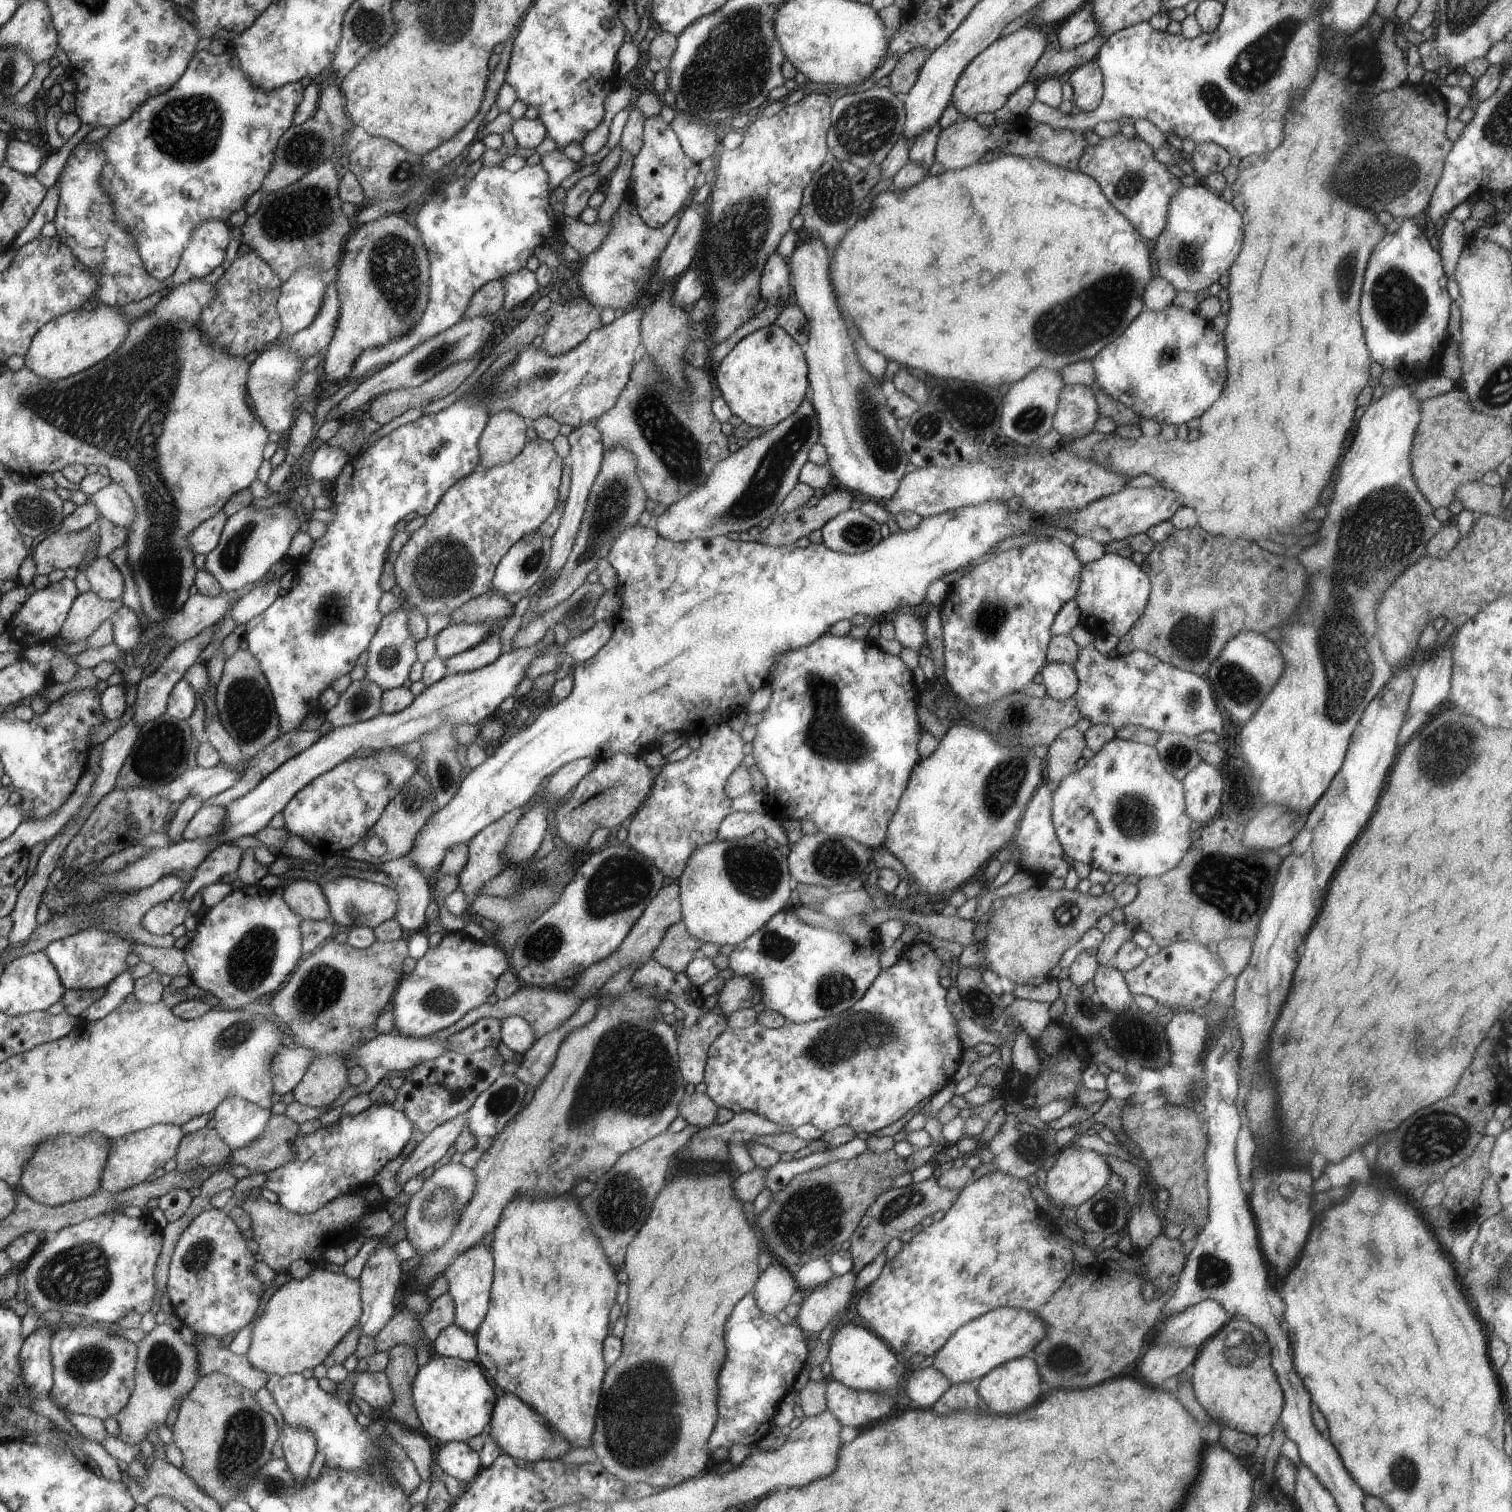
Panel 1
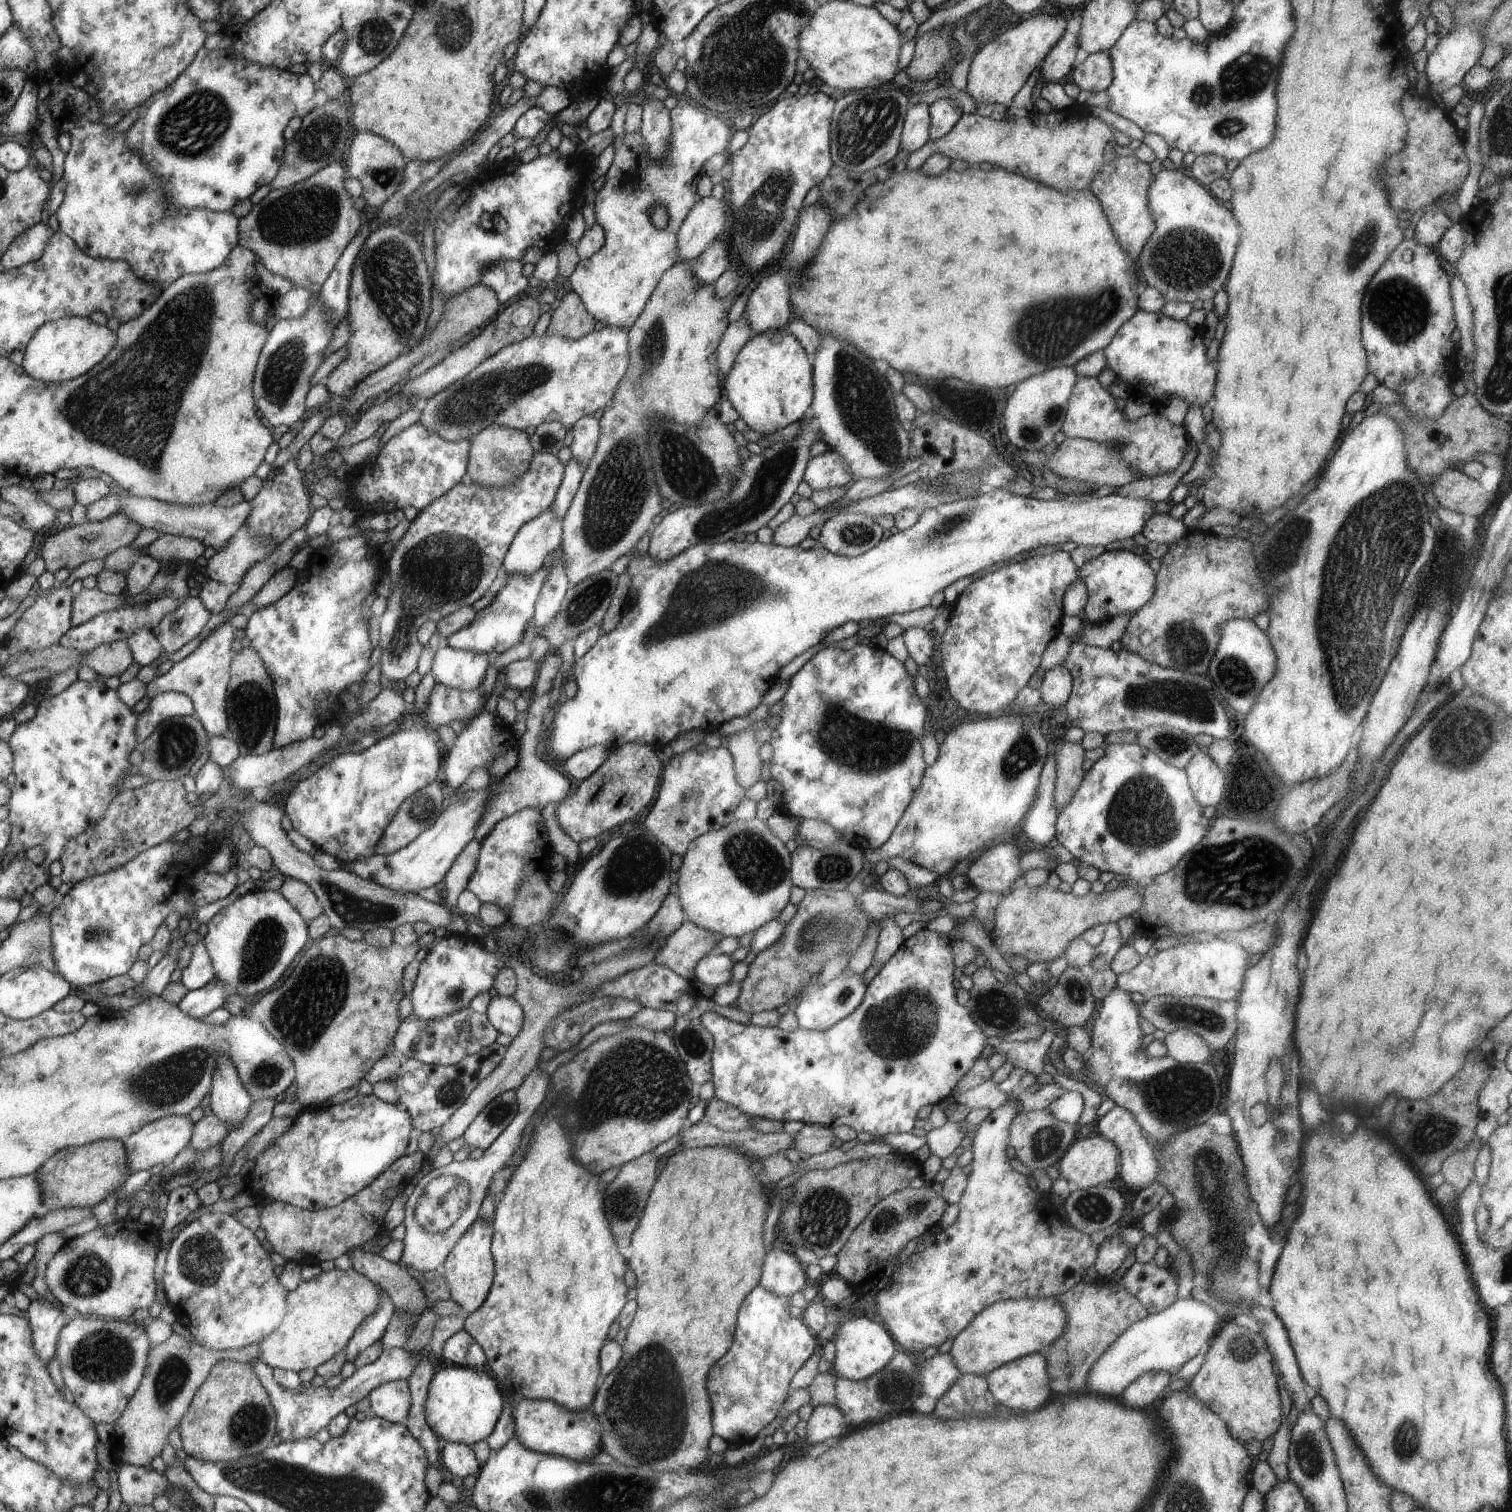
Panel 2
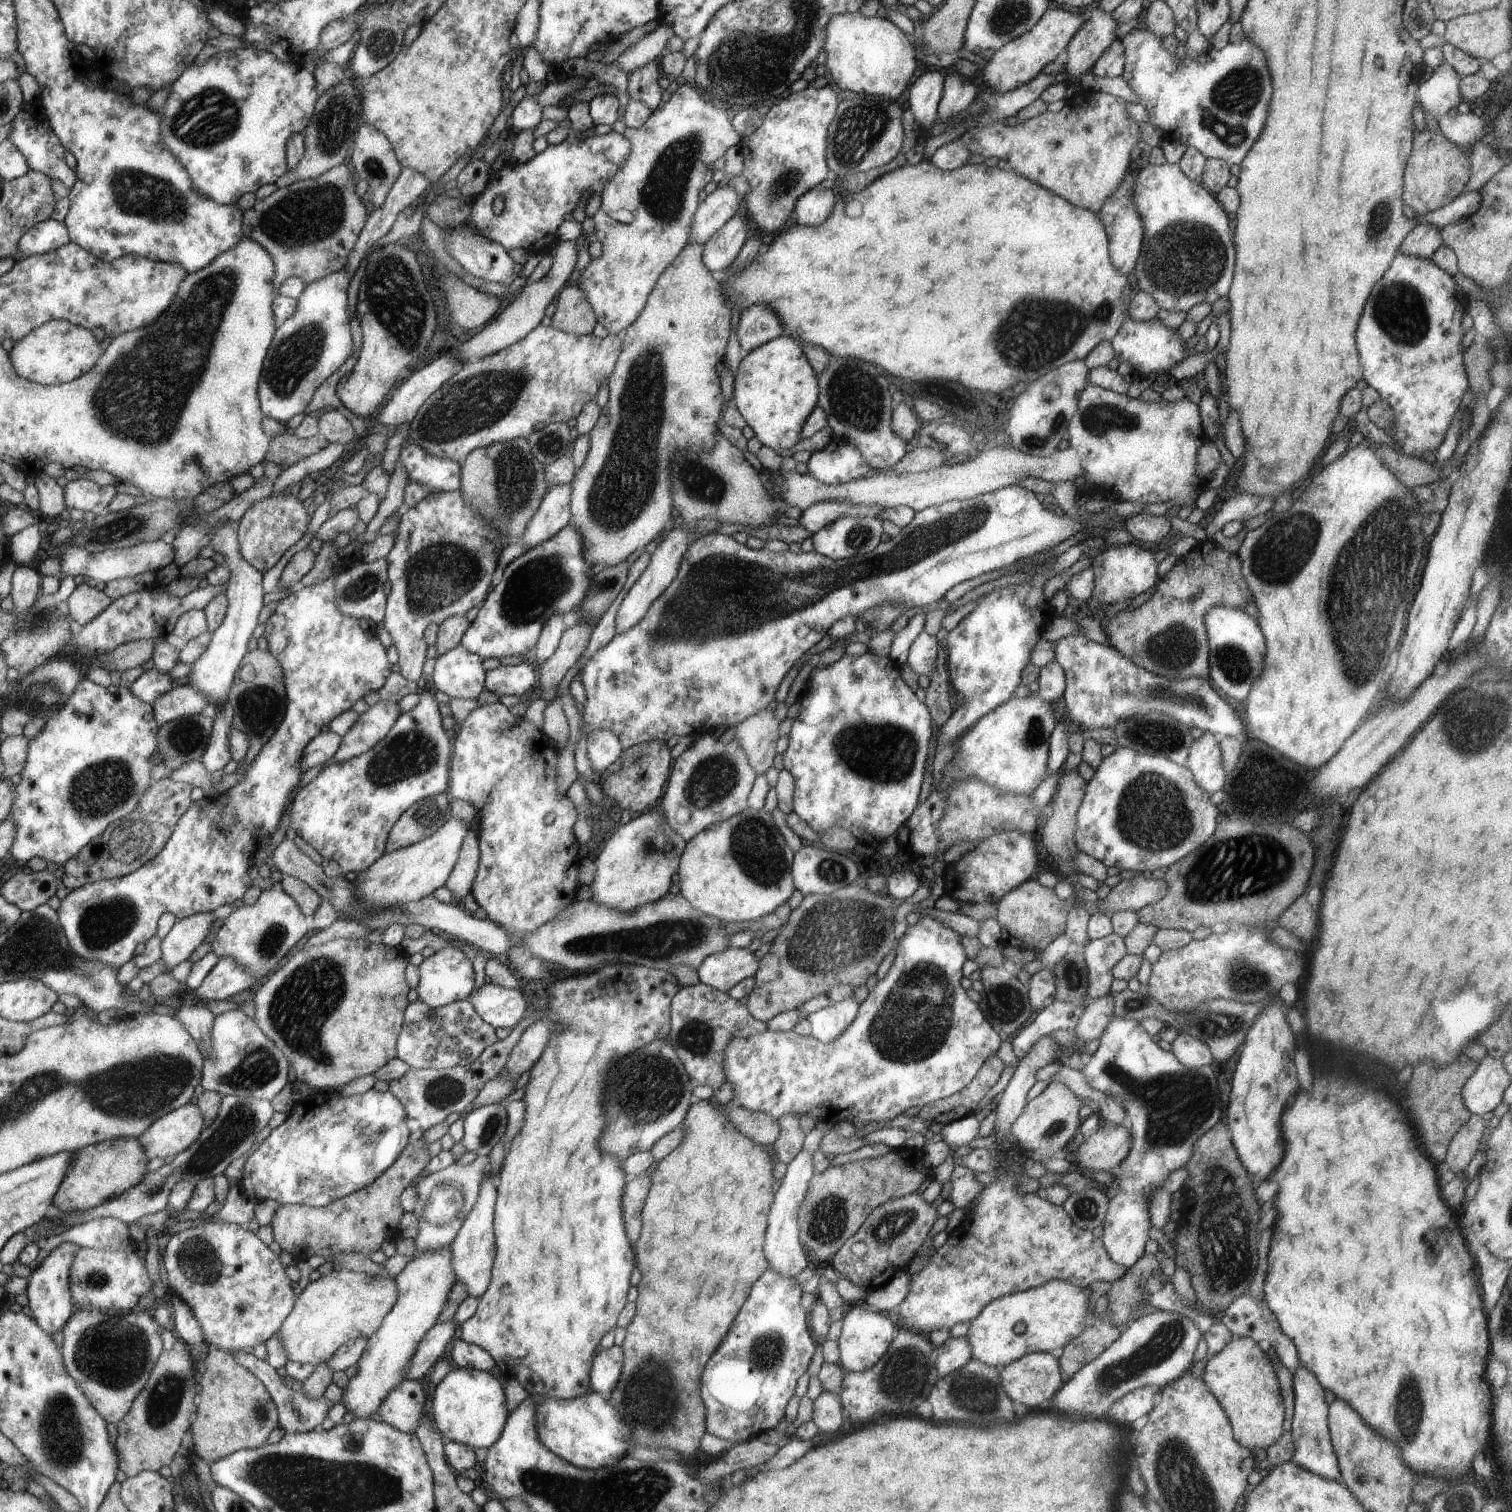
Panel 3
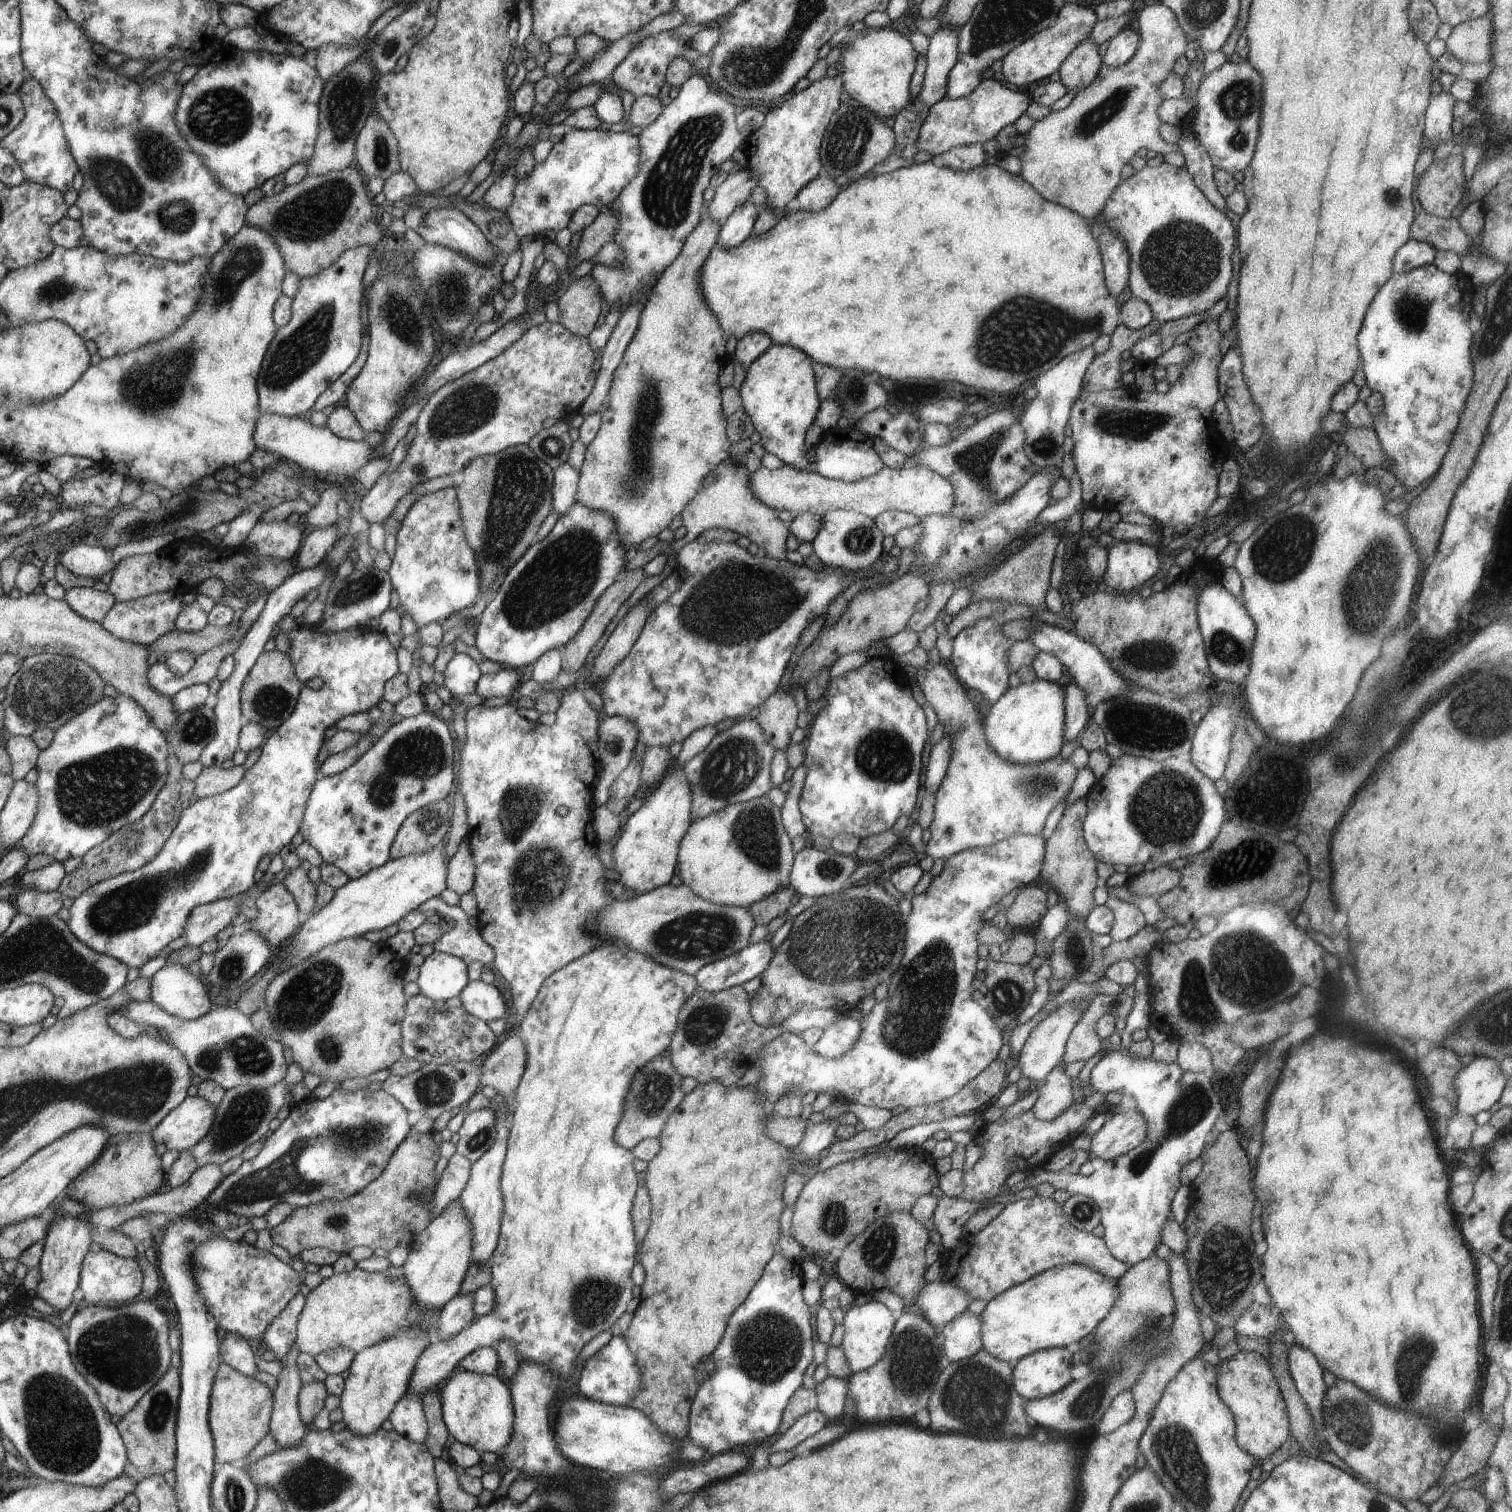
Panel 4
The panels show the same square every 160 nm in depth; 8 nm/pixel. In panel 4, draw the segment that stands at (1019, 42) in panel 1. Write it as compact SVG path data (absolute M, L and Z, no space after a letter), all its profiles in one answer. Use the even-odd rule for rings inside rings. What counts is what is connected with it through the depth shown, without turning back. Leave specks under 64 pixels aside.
M1074 2L1064 3L1051 27L1037 32L1001 58L1002 76L1006 79L1008 85L1013 84L1018 88L1028 86L1032 82L1040 83L1048 80L1051 74L1058 72L1058 69L1062 66L1064 60L1071 55L1071 52L1082 41L1089 38L1089 34L1098 21L1099 18L1092 8L1074 4Z

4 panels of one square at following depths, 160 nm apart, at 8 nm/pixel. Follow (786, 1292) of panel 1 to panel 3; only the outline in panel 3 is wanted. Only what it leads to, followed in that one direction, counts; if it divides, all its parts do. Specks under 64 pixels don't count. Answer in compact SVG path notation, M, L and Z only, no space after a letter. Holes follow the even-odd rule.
M806 1149L794 1157L792 1162L787 1164L787 1171L784 1174L782 1185L776 1192L775 1204L772 1205L771 1214L766 1232L765 1255L768 1258L769 1268L777 1270L780 1274L790 1275L796 1278L808 1264L807 1252L799 1239L799 1222L797 1219L800 1205L806 1196L809 1182L814 1174L814 1159L817 1154L813 1154Z

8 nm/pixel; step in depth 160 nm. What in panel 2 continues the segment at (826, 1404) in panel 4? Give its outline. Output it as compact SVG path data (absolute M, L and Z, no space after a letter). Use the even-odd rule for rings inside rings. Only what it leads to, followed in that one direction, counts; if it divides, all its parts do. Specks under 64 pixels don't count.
M835 1404L814 1406L812 1414L807 1420L806 1440L812 1444L818 1444L828 1438L838 1437L840 1430L844 1428L845 1416L842 1416L842 1413L843 1411Z

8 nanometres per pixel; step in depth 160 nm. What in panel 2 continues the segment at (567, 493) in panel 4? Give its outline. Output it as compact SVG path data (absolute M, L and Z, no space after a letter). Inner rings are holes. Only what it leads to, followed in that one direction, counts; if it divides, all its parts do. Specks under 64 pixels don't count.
M548 509L529 521L511 543L503 565L507 576L532 574L547 565L547 557L561 547L563 528L561 520Z

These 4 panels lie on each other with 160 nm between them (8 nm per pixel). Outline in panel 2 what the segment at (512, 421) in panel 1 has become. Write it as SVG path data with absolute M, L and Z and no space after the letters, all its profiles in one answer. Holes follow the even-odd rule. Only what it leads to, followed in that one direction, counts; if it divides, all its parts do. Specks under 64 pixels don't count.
M492 424L471 439L466 477L480 486L492 486L492 488L502 488L506 484L514 484L514 480L520 478L528 470L534 454L531 436L526 430L513 430L500 426L500 424Z

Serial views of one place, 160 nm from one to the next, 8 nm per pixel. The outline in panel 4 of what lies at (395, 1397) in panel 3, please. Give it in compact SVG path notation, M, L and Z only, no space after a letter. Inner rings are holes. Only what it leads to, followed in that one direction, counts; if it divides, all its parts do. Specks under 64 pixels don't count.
M406 1393L395 1406L390 1419L394 1431L422 1445L426 1442L429 1426L421 1402L422 1395Z

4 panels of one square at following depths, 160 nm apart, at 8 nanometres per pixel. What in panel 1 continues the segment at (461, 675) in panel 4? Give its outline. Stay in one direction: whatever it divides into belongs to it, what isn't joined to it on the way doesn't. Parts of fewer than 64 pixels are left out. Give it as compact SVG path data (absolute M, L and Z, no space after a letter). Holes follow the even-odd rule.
M492 632L486 640L482 640L476 647L462 652L453 658L445 660L447 667L457 673L469 673L479 670L498 660L502 655L500 633Z

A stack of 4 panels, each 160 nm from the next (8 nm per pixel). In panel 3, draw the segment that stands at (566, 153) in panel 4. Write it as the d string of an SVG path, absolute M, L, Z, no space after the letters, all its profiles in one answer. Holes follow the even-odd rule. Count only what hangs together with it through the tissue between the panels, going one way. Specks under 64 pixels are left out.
M571 131L561 143L548 145L528 162L515 165L509 162L502 170L492 172L484 192L472 201L472 214L465 224L483 237L502 245L507 251L523 248L529 253L542 255L552 252L552 248L559 243L556 231L564 222L566 214L572 214L578 208L580 198L586 192L602 194L631 150L629 138L616 131L584 139L577 132ZM538 188L547 190L548 200L545 204L538 204L534 200L534 192ZM498 198L504 202L500 216L494 212L494 202Z

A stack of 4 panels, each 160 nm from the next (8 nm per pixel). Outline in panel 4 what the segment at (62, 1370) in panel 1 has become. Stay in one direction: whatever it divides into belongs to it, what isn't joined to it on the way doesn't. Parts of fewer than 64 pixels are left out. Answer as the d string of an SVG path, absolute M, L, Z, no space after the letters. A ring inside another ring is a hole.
M141 1297L119 1306L88 1305L77 1311L67 1326L76 1366L95 1387L104 1406L116 1416L130 1412L170 1369L170 1326L154 1299Z

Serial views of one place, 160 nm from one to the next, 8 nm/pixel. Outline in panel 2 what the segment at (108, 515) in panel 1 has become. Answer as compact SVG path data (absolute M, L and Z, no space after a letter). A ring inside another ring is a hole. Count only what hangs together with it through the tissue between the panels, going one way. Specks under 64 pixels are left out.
M135 495L118 496L120 500L120 508L116 514L126 514L130 520L134 520L136 524L140 524L144 529L154 529L161 535L177 535L188 536L188 538L196 538L202 540L206 547L212 546L214 550L222 550L232 536L242 528L242 524L246 522L252 506L250 502L240 502L236 506L223 508L220 506L204 505L194 506L176 506L172 503L161 502L156 499L147 497L138 497Z

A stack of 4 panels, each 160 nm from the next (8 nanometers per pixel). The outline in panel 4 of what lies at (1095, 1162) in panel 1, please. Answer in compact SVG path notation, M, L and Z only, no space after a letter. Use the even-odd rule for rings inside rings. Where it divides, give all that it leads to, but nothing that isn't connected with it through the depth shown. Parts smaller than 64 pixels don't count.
M1117 1109L1093 1134L1091 1149L1096 1163L1105 1160L1114 1162L1116 1157L1136 1148L1146 1138L1148 1131L1146 1119L1138 1109L1127 1112Z

